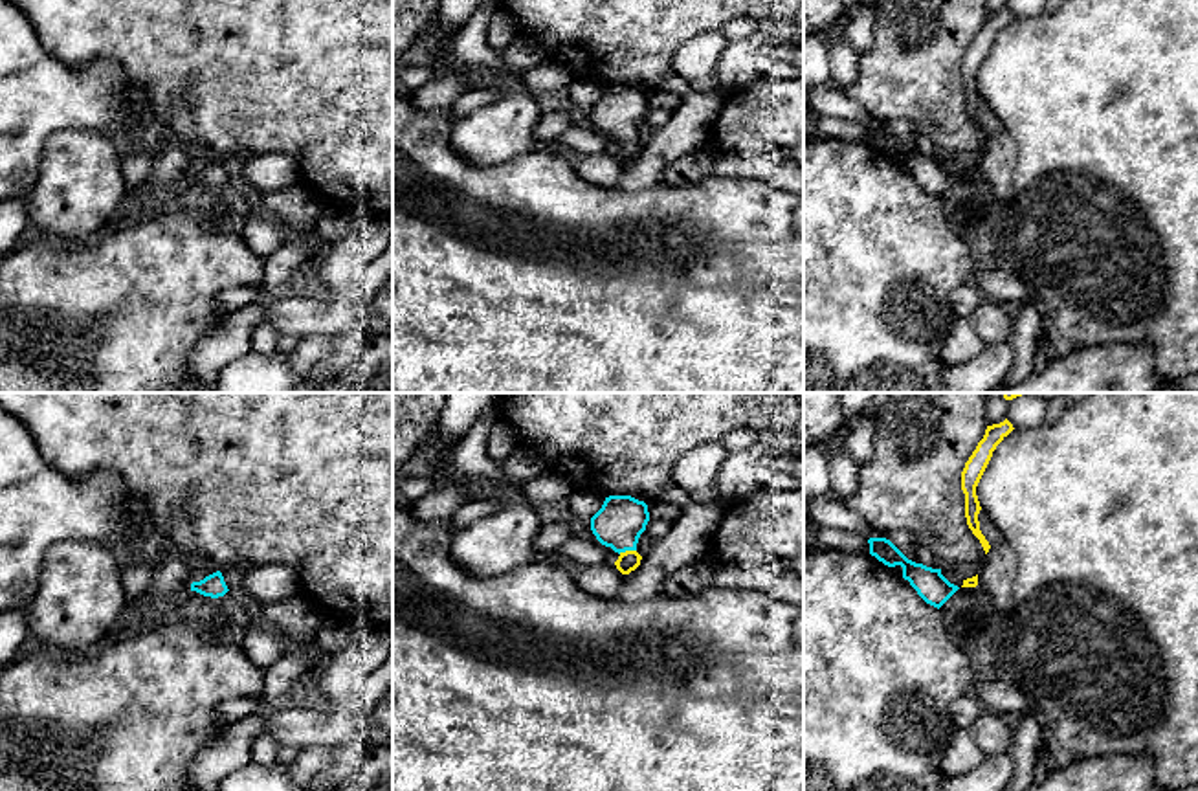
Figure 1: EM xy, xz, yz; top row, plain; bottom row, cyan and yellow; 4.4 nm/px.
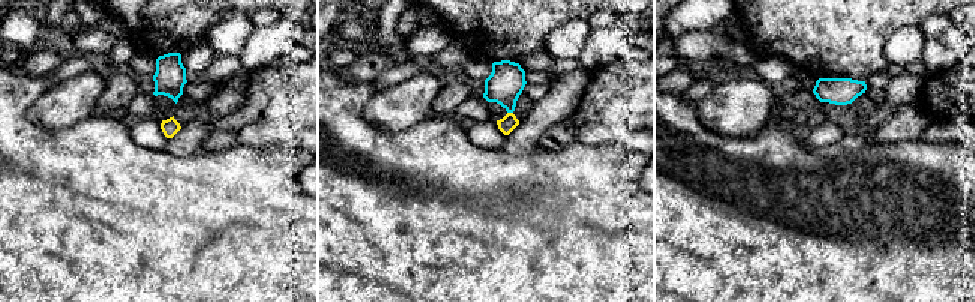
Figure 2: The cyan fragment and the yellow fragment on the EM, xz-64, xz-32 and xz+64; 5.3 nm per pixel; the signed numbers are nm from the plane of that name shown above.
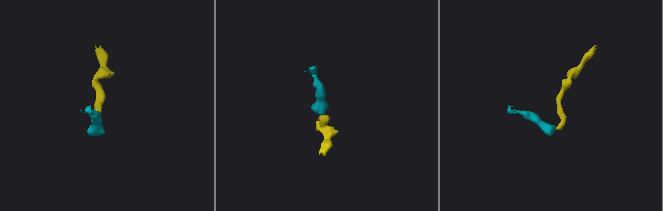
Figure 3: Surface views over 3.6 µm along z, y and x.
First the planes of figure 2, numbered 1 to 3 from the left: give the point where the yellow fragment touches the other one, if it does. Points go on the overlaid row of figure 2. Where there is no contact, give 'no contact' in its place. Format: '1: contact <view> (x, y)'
1: no contact
2: contact xz-32 (510, 111)
3: no contact

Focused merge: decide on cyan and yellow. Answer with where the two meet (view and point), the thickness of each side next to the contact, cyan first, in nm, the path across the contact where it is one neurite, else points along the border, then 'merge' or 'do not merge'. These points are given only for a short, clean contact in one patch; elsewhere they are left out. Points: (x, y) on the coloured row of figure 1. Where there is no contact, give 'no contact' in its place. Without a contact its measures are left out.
xz (626, 549) | 220/90 nm | across xz (619, 523), (626, 549), (630, 560) | merge

